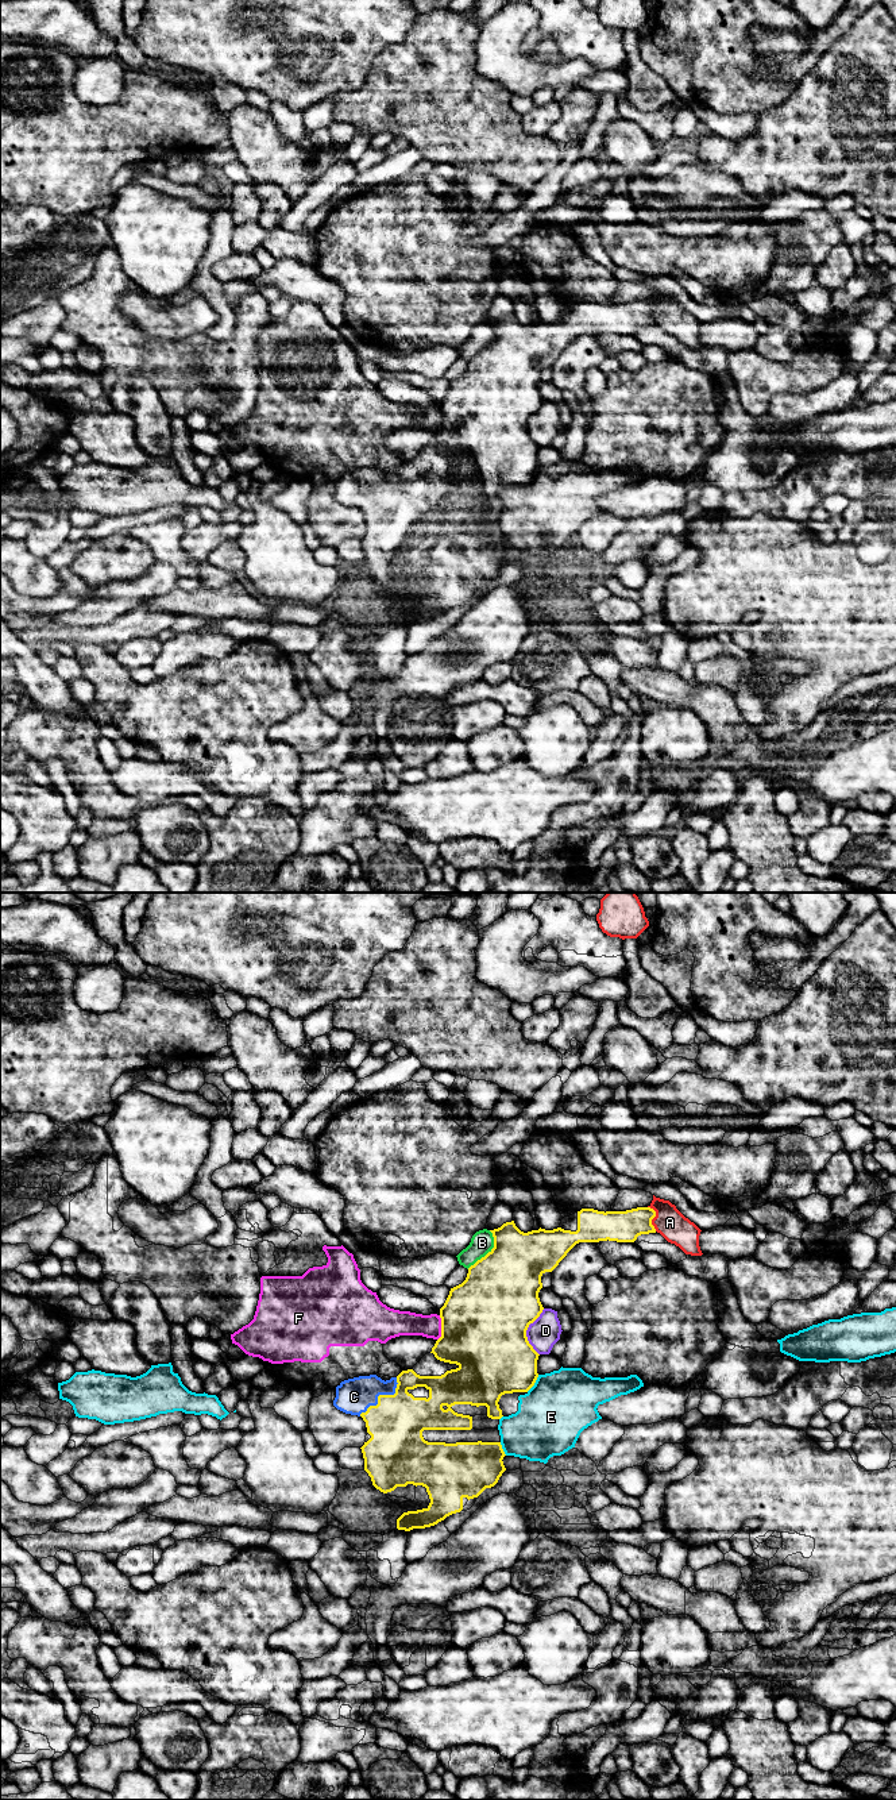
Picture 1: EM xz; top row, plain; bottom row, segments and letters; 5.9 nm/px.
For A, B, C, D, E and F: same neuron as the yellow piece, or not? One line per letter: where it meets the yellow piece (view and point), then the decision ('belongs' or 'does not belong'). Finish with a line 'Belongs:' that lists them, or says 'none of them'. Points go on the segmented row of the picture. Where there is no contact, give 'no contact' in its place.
A: xz (653, 1217) | does not belong
B: xz (489, 1252) | does not belong
C: xz (381, 1395) | belongs
D: xz (525, 1332) | does not belong
E: xz (535, 1382) | does not belong
F: xz (441, 1328) | does not belong
Belongs: C

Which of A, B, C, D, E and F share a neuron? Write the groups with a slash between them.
A / B / C / D / E / F

